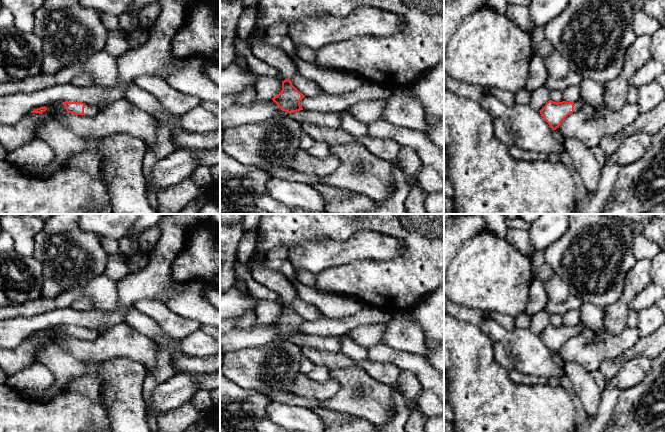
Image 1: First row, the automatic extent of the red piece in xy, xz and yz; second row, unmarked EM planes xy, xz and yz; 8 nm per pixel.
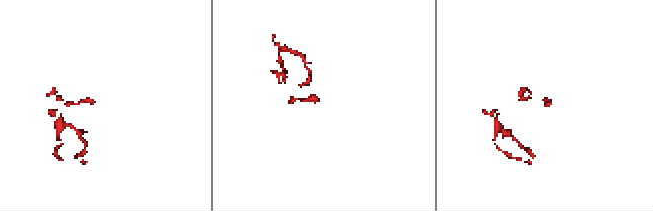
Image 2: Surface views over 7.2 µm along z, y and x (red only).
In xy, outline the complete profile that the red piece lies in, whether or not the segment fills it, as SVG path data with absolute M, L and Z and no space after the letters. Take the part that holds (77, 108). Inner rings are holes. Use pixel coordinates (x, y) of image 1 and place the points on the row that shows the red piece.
M63 102L68 113L75 115L84 115L87 117L95 116L100 109L96 105L85 104L82 102Z

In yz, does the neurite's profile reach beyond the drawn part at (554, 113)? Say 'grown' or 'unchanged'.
grown

